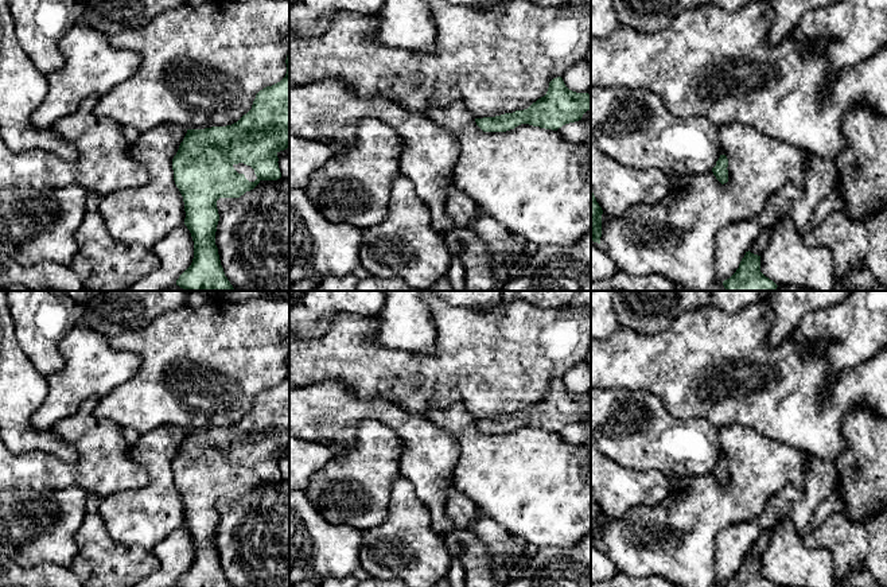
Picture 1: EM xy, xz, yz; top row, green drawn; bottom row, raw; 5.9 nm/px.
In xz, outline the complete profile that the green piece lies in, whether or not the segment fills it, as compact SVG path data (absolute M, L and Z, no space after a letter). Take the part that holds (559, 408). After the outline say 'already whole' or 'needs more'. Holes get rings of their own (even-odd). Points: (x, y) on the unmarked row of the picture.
M557 378L549 384L546 396L528 411L475 420L475 424L483 434L506 434L521 425L557 432L565 425L581 421L590 411L591 397L569 392L563 380Z; already whole

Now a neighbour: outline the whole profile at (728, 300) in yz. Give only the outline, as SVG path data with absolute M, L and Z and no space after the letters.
M713 291L711 304L727 311L738 312L751 303L766 300L770 291Z

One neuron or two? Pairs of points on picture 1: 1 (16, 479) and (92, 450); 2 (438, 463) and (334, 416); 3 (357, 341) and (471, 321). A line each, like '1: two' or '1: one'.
1: one
2: one
3: one

